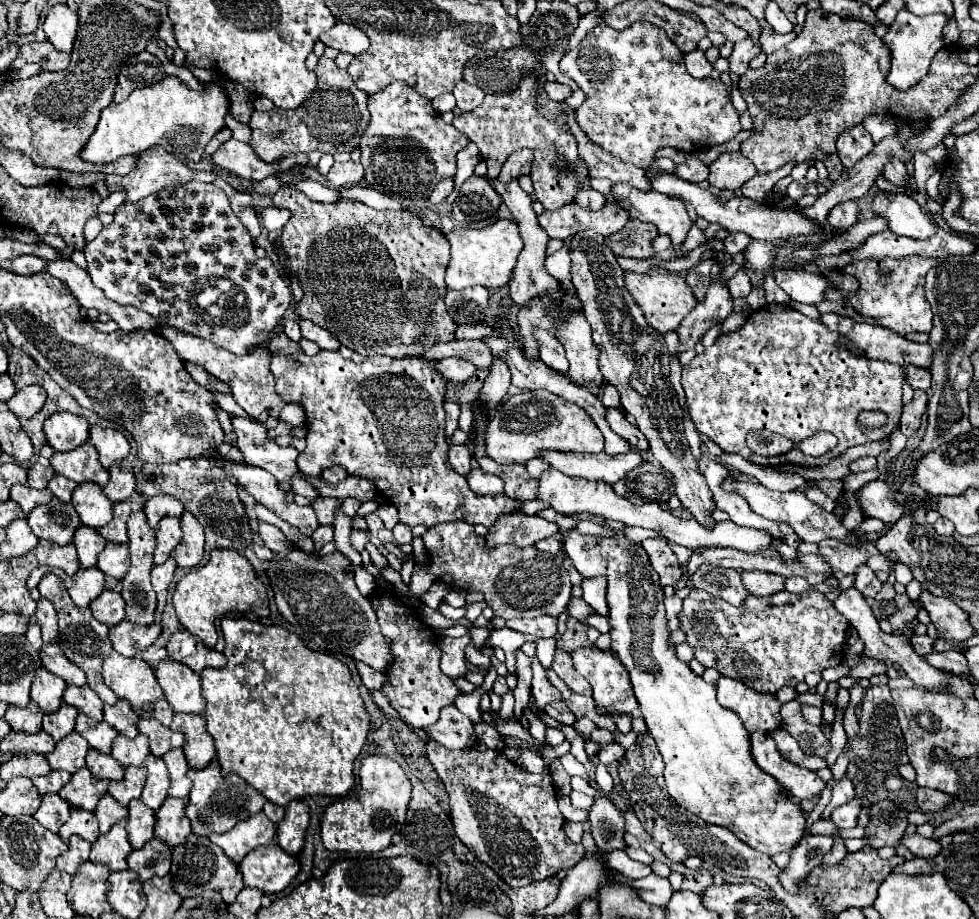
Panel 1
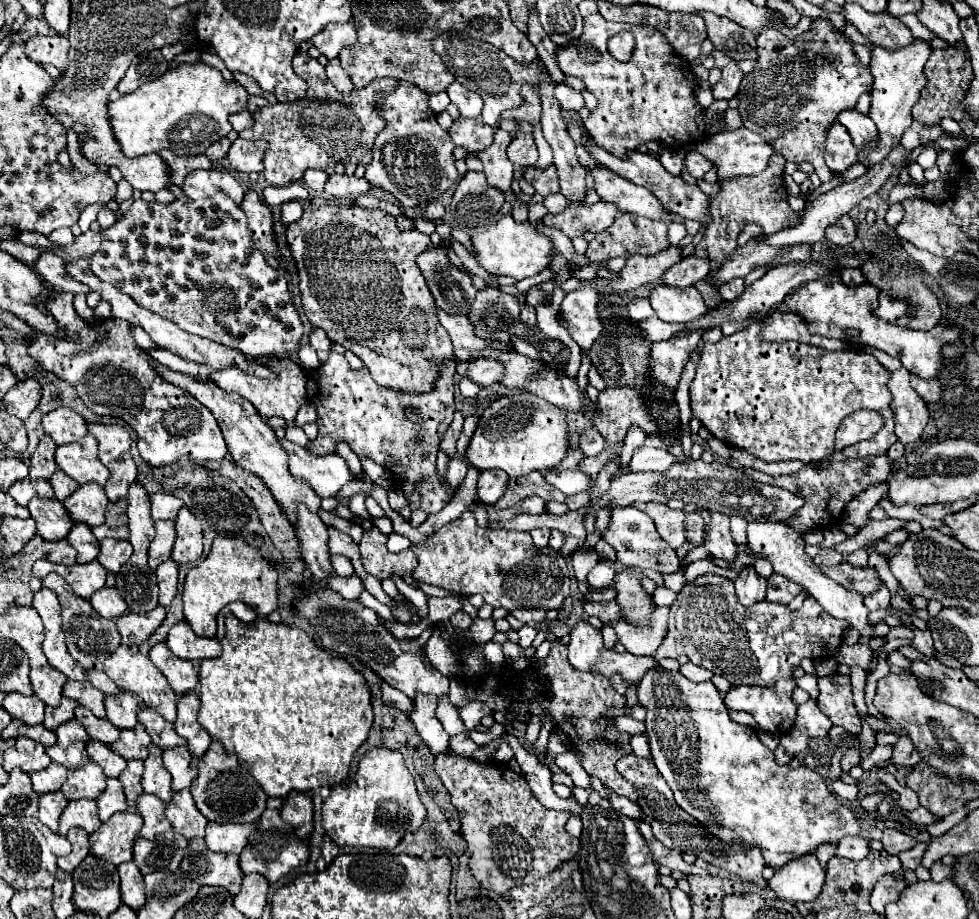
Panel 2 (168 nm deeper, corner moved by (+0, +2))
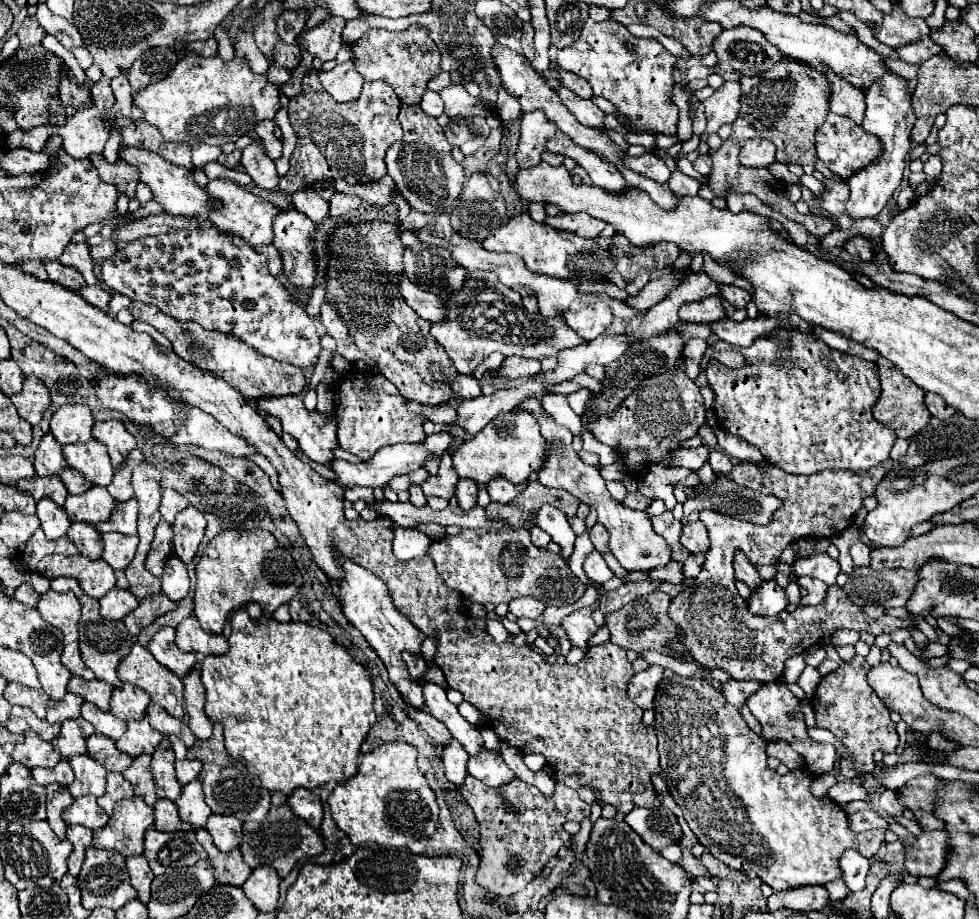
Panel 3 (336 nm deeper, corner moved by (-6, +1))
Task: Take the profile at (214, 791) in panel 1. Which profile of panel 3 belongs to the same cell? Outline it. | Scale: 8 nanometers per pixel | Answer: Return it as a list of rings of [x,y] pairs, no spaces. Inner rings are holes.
[[[214,725],[214,733],[208,741],[196,741],[190,751],[196,751],[196,759],[206,759],[198,779],[202,781],[206,803],[212,809],[212,813],[232,815],[242,823],[264,821],[266,819],[266,813],[268,813],[268,807],[270,807],[268,805],[270,791],[262,787],[258,777],[254,777],[252,773],[246,771],[242,761],[238,761],[238,759],[232,761],[232,757],[228,755],[228,751],[224,747],[224,737],[222,737],[222,727],[220,725]]]

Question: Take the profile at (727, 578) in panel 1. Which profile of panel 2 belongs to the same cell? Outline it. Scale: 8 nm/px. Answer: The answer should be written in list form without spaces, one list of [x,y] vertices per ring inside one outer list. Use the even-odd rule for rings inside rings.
[[[752,566],[740,572],[740,576],[734,580],[734,586],[736,586],[738,602],[742,606],[752,606],[766,598],[766,580],[758,576]]]

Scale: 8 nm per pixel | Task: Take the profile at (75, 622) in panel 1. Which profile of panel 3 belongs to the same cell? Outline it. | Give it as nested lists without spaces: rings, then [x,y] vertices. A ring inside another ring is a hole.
[[[58,577],[56,581],[56,589],[58,591],[74,591],[80,605],[82,605],[82,615],[80,615],[80,653],[82,653],[82,661],[86,667],[90,667],[98,679],[110,683],[112,687],[122,687],[122,681],[116,677],[116,667],[118,661],[122,657],[126,657],[130,653],[132,647],[132,635],[128,633],[128,629],[124,627],[122,621],[114,621],[114,619],[104,619],[98,613],[98,601],[88,597],[86,593],[82,593],[82,589],[78,587],[78,583],[74,583],[70,577]]]

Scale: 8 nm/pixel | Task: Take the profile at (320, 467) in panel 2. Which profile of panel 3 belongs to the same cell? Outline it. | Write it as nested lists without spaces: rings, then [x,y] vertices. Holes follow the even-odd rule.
[[[436,433],[436,435],[428,435],[428,439],[424,443],[398,443],[398,445],[388,445],[388,447],[382,447],[380,451],[376,451],[376,455],[364,463],[348,463],[348,461],[342,461],[342,459],[334,459],[334,461],[328,461],[326,465],[334,471],[336,475],[336,485],[342,485],[342,489],[354,489],[354,487],[370,487],[370,489],[376,489],[376,487],[384,487],[394,475],[404,475],[404,473],[410,473],[418,467],[424,465],[424,461],[430,457],[430,455],[442,455],[448,445],[450,445],[452,437],[448,433]]]

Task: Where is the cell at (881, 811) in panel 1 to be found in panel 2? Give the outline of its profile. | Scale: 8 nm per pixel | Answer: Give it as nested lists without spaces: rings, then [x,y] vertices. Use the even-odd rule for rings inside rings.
[[[884,829],[882,844],[888,854],[900,854],[904,850],[910,850],[916,846],[916,840],[909,835],[897,830]]]

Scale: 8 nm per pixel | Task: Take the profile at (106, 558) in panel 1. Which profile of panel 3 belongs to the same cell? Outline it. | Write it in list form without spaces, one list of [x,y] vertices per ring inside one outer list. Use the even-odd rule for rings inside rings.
[[[104,533],[102,535],[104,541],[104,553],[102,559],[114,569],[126,569],[136,553],[136,545],[138,545],[138,537],[128,537],[122,533]]]

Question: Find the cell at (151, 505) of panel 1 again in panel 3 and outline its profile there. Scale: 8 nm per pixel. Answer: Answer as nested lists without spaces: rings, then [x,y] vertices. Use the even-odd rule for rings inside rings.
[[[164,489],[162,491],[162,503],[160,503],[160,515],[164,521],[168,521],[170,525],[174,523],[174,517],[186,509],[190,503],[186,497],[182,497],[178,491],[174,489]]]

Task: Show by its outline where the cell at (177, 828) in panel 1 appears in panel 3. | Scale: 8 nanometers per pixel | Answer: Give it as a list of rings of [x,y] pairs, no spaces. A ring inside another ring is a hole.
[[[198,779],[190,781],[186,787],[182,787],[182,795],[176,801],[180,819],[184,823],[190,823],[192,827],[206,827],[208,817],[212,815],[210,807],[204,803],[204,793],[202,793],[202,783]]]

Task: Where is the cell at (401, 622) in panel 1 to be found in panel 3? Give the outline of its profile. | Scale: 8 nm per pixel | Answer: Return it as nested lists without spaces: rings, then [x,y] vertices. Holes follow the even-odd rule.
[[[450,739],[450,745],[444,745],[442,751],[442,763],[448,781],[452,781],[454,785],[462,785],[464,777],[468,775],[466,761],[468,761],[468,753],[462,749],[462,745],[458,745],[458,741]]]

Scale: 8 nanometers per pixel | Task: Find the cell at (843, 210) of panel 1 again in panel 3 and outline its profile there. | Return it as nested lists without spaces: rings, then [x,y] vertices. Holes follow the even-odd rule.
[[[850,237],[846,243],[844,243],[844,249],[854,255],[854,257],[860,257],[862,261],[872,261],[874,253],[872,253],[872,245],[864,239],[864,237]]]

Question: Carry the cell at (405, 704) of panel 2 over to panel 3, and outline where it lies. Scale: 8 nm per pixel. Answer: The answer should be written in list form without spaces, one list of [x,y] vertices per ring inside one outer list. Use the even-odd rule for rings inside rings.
[[[408,705],[408,717],[410,717],[412,721],[416,721],[416,723],[420,725],[420,729],[424,729],[436,743],[446,745],[446,743],[450,741],[448,729],[446,729],[438,719],[434,719],[430,713],[426,713],[426,711],[422,711],[422,709],[414,709],[412,705]]]

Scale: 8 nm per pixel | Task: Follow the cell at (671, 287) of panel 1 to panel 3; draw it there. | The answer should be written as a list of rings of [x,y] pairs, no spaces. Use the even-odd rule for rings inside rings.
[[[712,295],[700,301],[692,301],[682,305],[680,309],[680,321],[720,321],[724,319],[724,309],[722,309],[722,299],[720,295]]]

